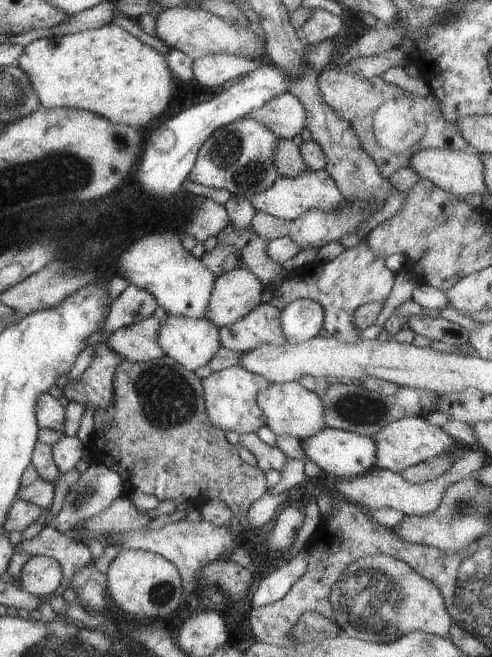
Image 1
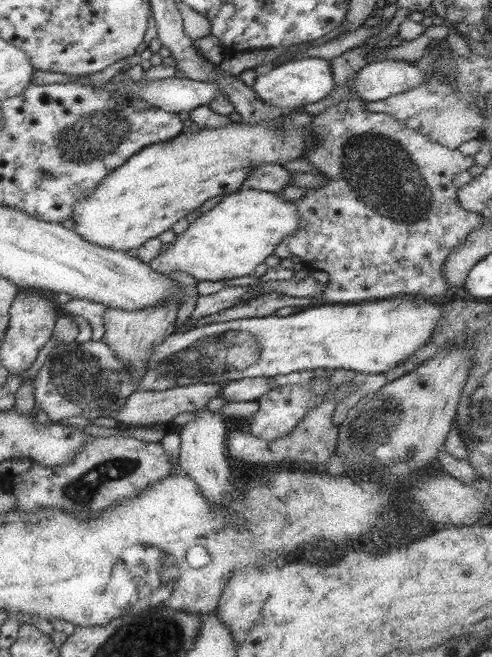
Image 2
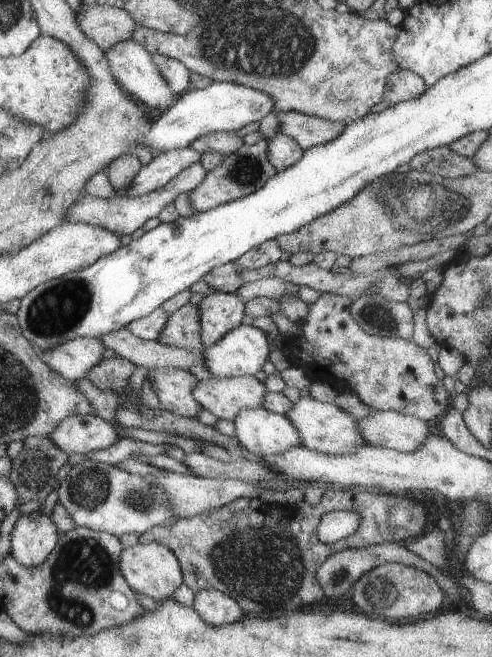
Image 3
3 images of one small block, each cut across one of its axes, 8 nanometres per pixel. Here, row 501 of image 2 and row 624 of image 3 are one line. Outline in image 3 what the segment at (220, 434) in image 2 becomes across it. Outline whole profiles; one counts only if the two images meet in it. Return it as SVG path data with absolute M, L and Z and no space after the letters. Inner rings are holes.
M215 589L196 592L193 610L205 624L212 627L230 625L244 616L236 600Z

